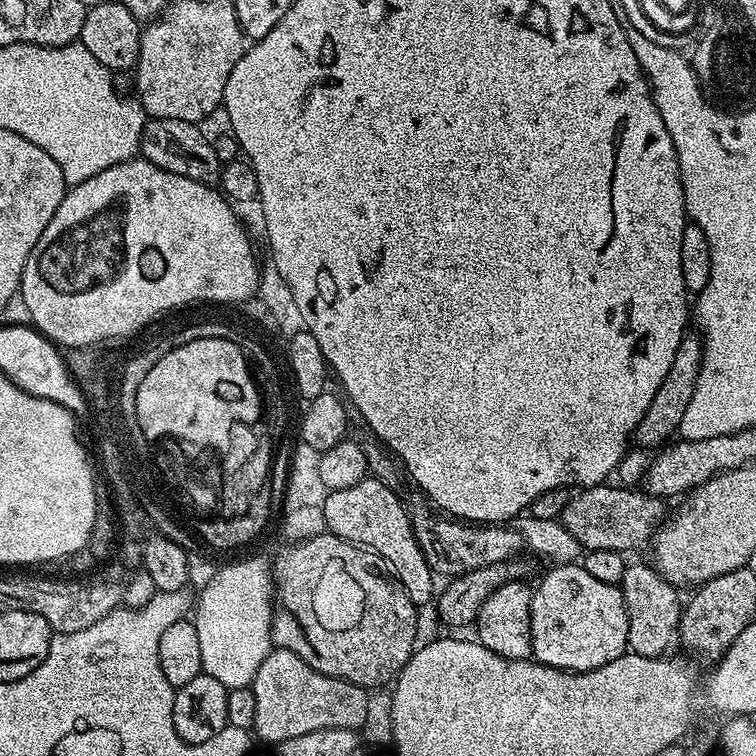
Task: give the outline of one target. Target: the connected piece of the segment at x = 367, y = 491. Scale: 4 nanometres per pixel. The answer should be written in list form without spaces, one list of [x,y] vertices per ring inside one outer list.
[[[371,478],[359,480],[346,490],[328,492],[322,500],[324,523],[333,536],[348,540],[370,552],[377,552],[388,565],[391,575],[400,581],[410,602],[417,606],[433,603],[438,592],[437,577],[427,564],[415,538],[405,501],[398,497],[397,489],[387,488]]]

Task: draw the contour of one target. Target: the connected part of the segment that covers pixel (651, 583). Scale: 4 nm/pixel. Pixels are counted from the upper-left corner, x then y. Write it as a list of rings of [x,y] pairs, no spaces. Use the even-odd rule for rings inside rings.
[[[629,563],[622,582],[618,585],[624,595],[628,611],[628,652],[634,656],[664,656],[667,648],[677,643],[680,631],[682,599],[677,585],[662,578],[660,571],[651,563]]]

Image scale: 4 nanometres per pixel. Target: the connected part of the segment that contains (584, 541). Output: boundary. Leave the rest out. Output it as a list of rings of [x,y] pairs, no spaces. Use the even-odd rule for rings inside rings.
[[[605,482],[592,488],[579,489],[562,510],[559,521],[577,539],[581,549],[618,550],[631,554],[635,548],[643,544],[645,547],[660,527],[660,521],[666,515],[665,501],[632,486],[611,488],[610,485]]]

